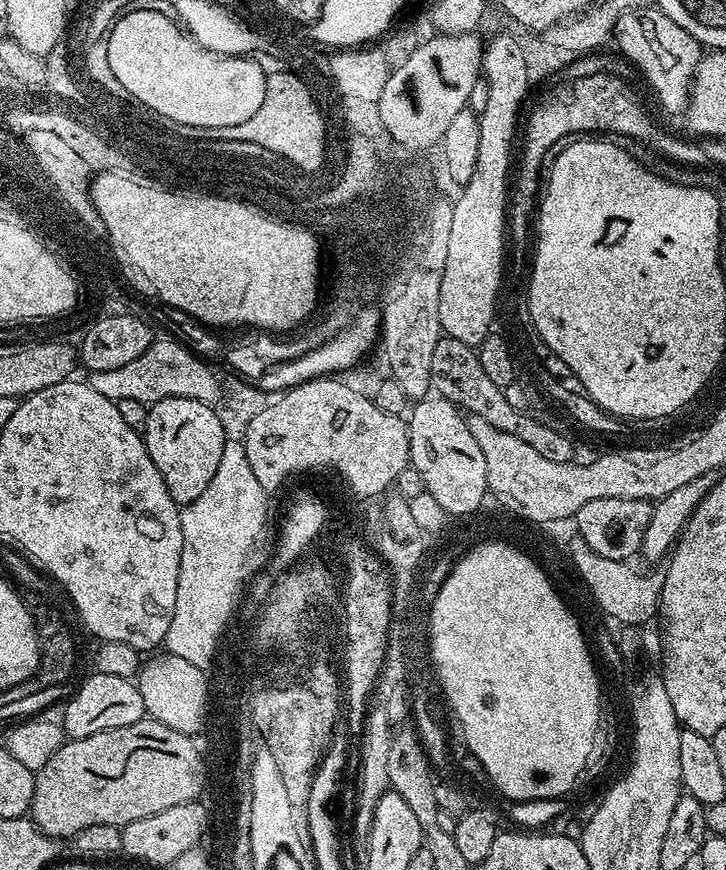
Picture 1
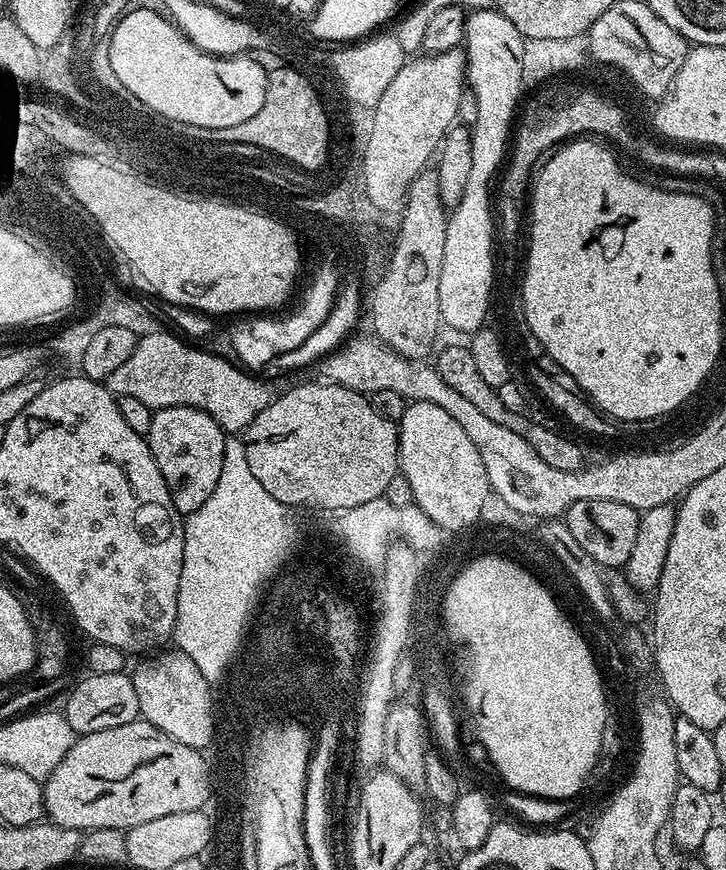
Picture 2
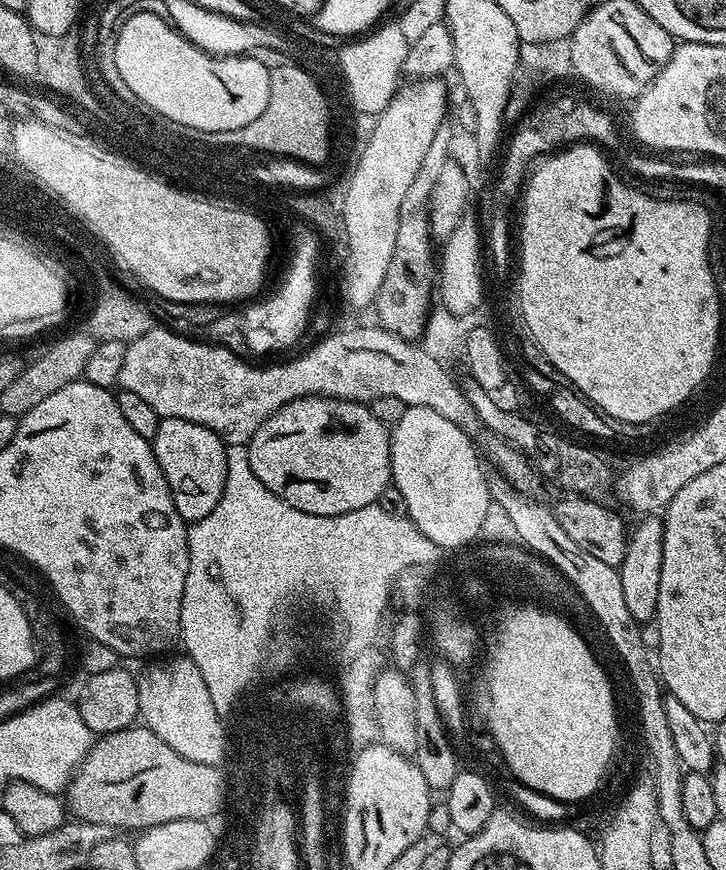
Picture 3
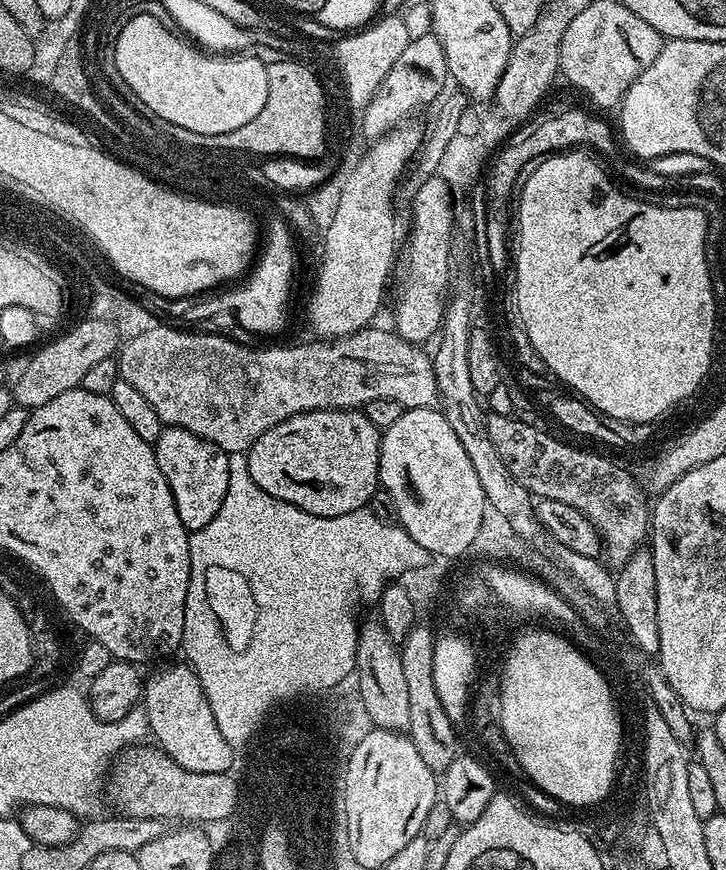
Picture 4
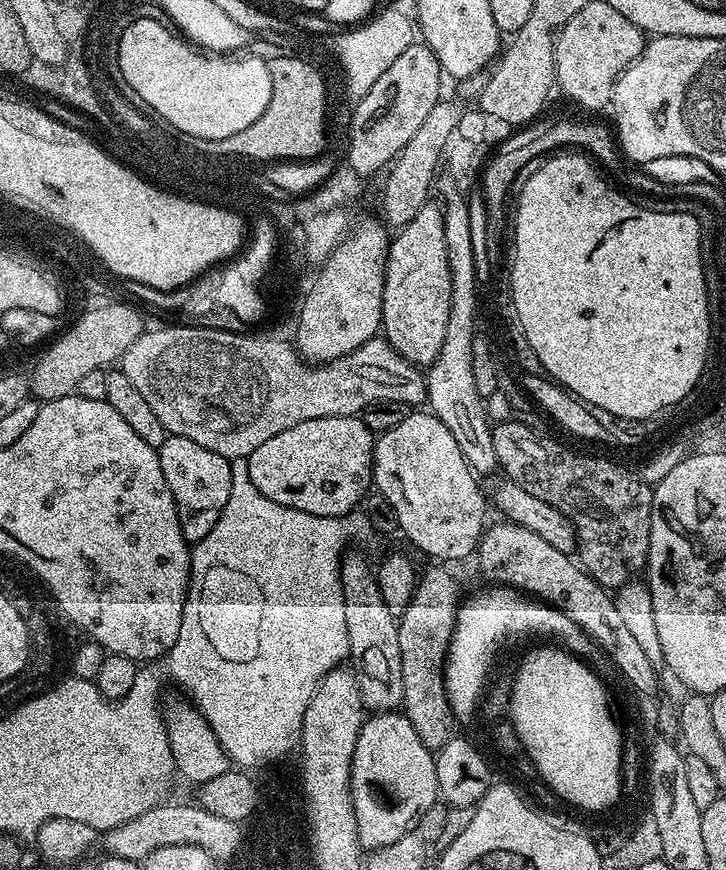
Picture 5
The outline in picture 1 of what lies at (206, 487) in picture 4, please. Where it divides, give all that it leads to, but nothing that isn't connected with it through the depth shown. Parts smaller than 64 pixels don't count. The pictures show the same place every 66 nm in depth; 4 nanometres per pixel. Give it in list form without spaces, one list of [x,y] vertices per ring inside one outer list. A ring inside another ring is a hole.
[[[162,398],[149,407],[142,435],[146,450],[150,458],[154,458],[154,466],[158,466],[166,482],[166,490],[170,490],[170,498],[174,498],[177,506],[194,502],[194,498],[199,498],[202,490],[210,486],[210,478],[214,478],[214,473],[218,470],[218,462],[222,462],[225,441],[222,425],[213,405],[203,404],[194,398]]]

